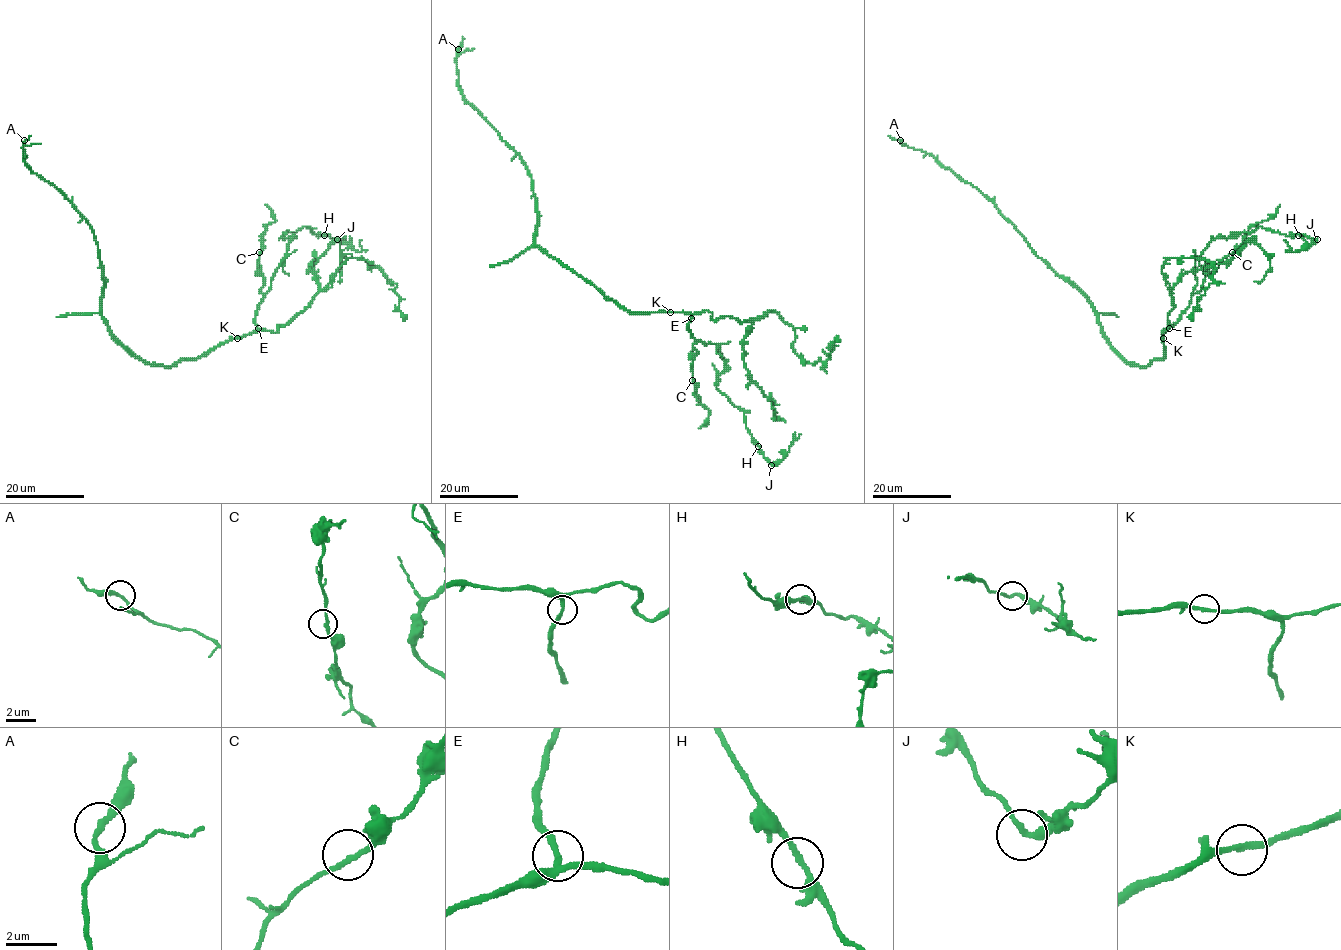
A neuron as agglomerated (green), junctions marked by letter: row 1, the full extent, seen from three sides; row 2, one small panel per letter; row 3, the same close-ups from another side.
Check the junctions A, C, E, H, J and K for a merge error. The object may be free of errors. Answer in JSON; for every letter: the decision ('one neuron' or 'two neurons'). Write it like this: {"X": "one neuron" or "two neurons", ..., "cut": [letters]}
{"A": "one neuron", "C": "one neuron", "E": "one neuron", "H": "one neuron", "J": "one neuron", "K": "one neuron", "cut": []}

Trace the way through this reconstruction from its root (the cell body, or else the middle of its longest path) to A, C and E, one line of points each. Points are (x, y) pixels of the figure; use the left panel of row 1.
A: (170, 365), (143, 362), (112, 334), (102, 315), (103, 266), (92, 228), (59, 189), (28, 168), (24, 140)
C: (170, 365), (196, 359), (258, 330), (255, 316), (263, 298), (260, 293), (263, 277), (258, 270), (259, 252)
E: (170, 365), (180, 360), (196, 359), (232, 339), (255, 333), (258, 328)

